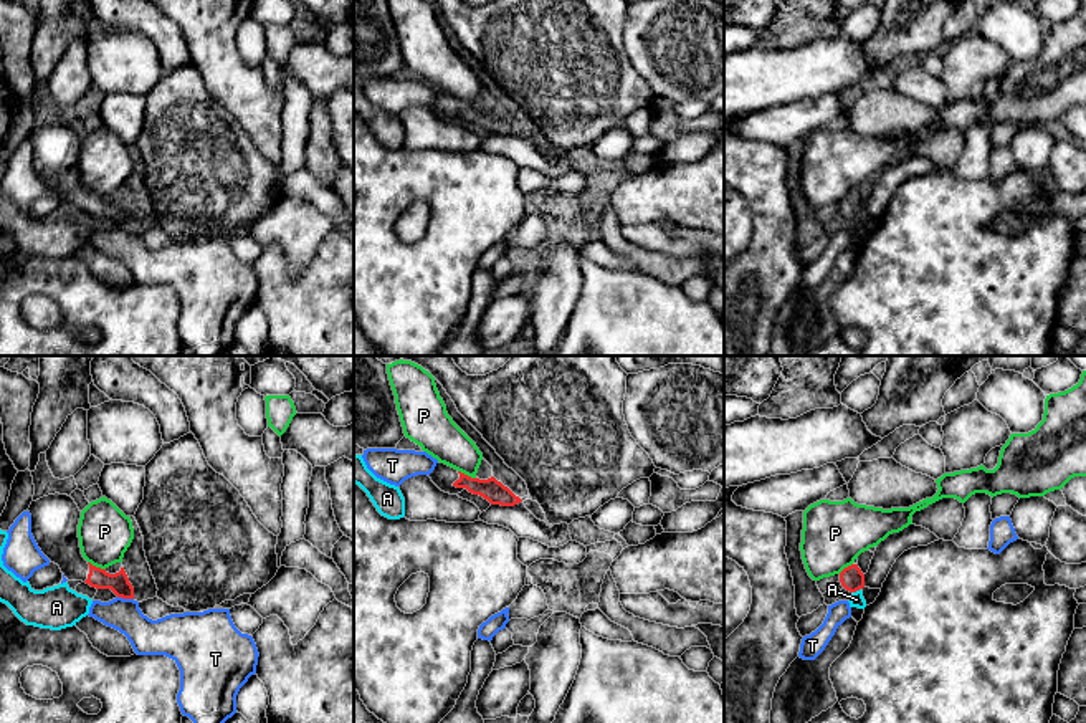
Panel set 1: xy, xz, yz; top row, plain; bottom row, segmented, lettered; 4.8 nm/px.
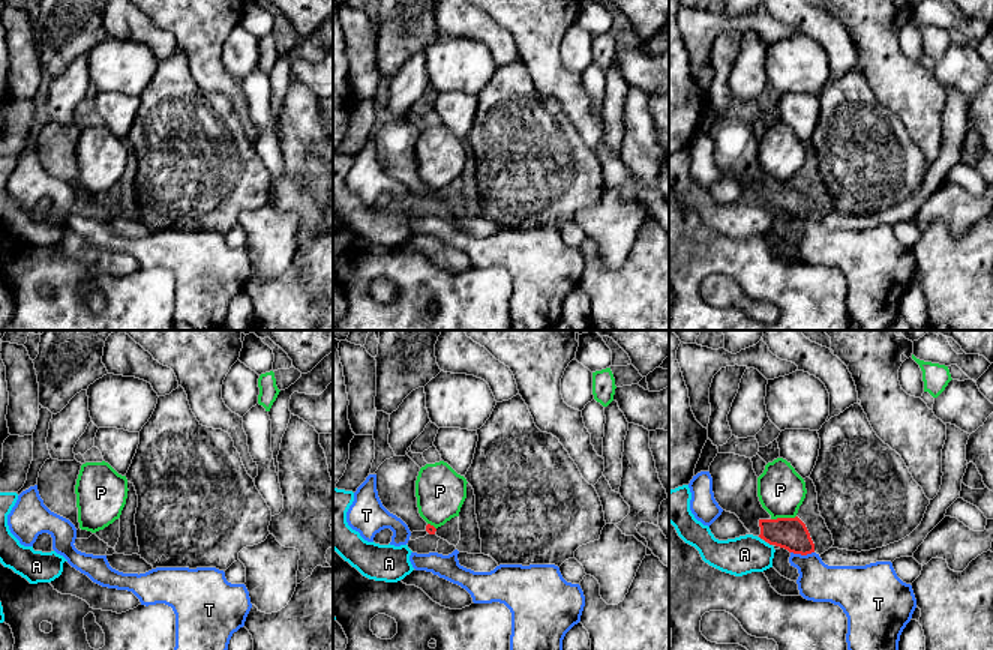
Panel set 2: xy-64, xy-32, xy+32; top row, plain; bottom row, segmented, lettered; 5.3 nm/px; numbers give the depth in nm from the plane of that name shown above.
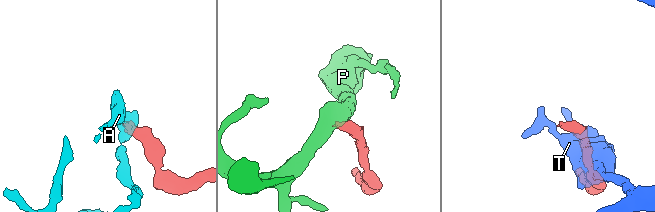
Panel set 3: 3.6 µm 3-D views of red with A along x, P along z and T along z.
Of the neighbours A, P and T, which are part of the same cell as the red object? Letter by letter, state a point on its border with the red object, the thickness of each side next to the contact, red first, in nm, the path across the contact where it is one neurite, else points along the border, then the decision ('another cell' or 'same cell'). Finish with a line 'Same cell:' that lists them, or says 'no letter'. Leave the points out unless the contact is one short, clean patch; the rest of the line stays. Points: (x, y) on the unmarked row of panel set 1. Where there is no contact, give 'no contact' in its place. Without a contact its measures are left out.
A: meets red in yz at (857, 219); 120 nm thick on the red side, 70 nm on the other; border along yz (860, 217), (853, 222); another cell
P: meets red in xy at (95, 196); 100 nm thick on the red side, 260 nm on the other; border along xy (88, 191), (104, 199); another cell
T: meets red in xy at (126, 227); 100 nm thick on the red side, 180 nm on the other; another cell
Same cell: no letter

